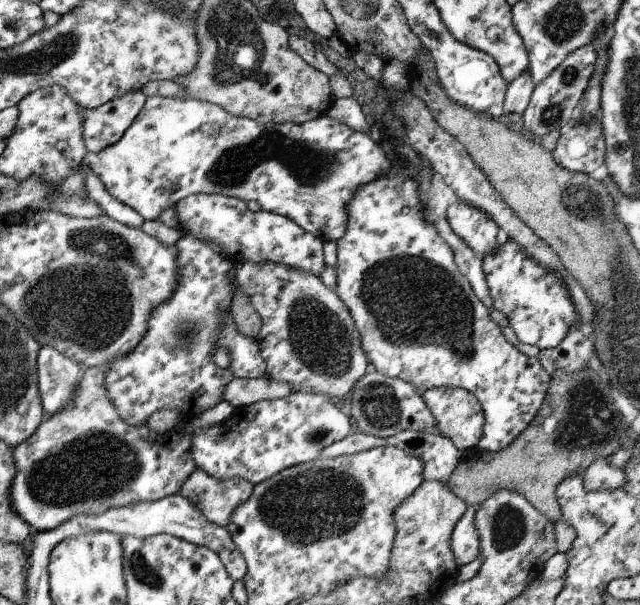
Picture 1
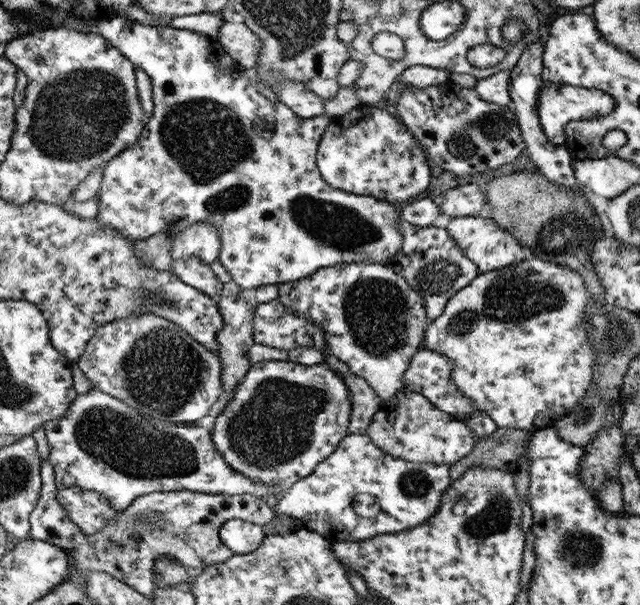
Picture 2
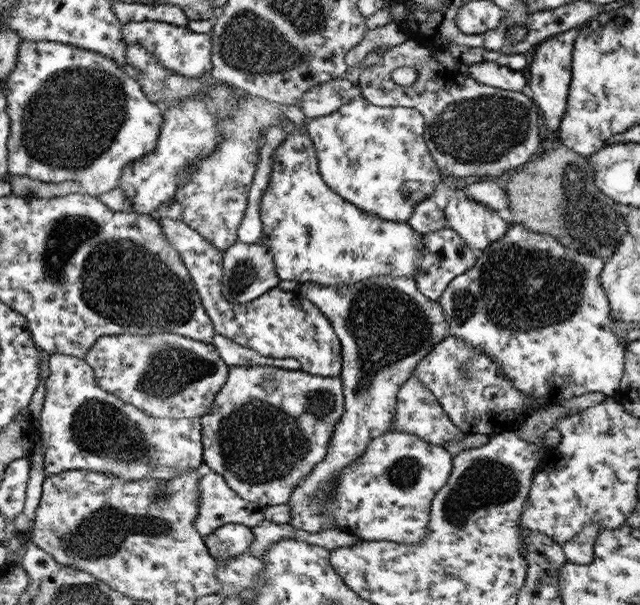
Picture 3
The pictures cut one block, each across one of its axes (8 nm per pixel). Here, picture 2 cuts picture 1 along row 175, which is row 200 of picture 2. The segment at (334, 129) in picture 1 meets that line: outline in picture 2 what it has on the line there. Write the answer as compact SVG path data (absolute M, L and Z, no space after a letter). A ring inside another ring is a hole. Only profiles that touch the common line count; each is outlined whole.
M119 17L98 23L95 33L105 37L136 70L141 69L150 78L151 96L154 104L152 112L147 118L146 128L139 135L139 140L129 148L125 148L119 155L114 156L101 168L101 180L99 188L95 193L97 200L97 214L95 220L103 229L113 229L115 233L121 234L127 241L135 244L143 243L146 239L155 237L160 233L173 237L183 233L195 224L204 223L218 230L218 240L221 247L218 261L230 274L231 280L239 287L240 291L249 294L250 291L266 285L279 285L284 282L294 281L310 275L319 268L329 267L335 264L387 264L395 252L400 248L400 237L396 230L396 221L399 214L391 203L375 199L371 196L354 195L348 192L331 188L319 174L316 162L316 148L321 140L321 134L327 124L331 122L329 115L319 115L311 118L301 118L290 108L281 104L278 100L271 101L263 97L253 84L242 74L242 69L237 62L222 48L215 39L203 34L163 27L150 27L138 24L137 21Z

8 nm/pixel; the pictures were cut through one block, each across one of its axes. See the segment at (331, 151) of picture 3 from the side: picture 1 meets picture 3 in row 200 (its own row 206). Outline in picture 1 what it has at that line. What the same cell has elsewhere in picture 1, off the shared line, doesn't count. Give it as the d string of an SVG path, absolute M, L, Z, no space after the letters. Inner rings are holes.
M390 168L386 175L360 186L354 192L354 197L346 204L346 229L343 236L336 240L336 261L333 268L336 274L336 281L333 292L347 307L347 312L354 322L355 330L360 336L361 350L365 353L366 361L373 366L375 371L383 373L386 377L408 382L419 394L425 389L441 385L444 387L459 387L473 394L479 401L484 416L482 433L476 444L476 452L494 453L504 449L531 422L543 402L545 391L549 386L550 375L541 368L535 357L529 358L514 346L511 346L502 335L500 327L491 321L489 308L473 294L467 279L460 274L459 269L456 267L452 250L447 246L446 242L441 240L433 225L424 219L422 206L416 195L416 186L415 178L408 178L405 174L402 174L401 169L395 171Z

